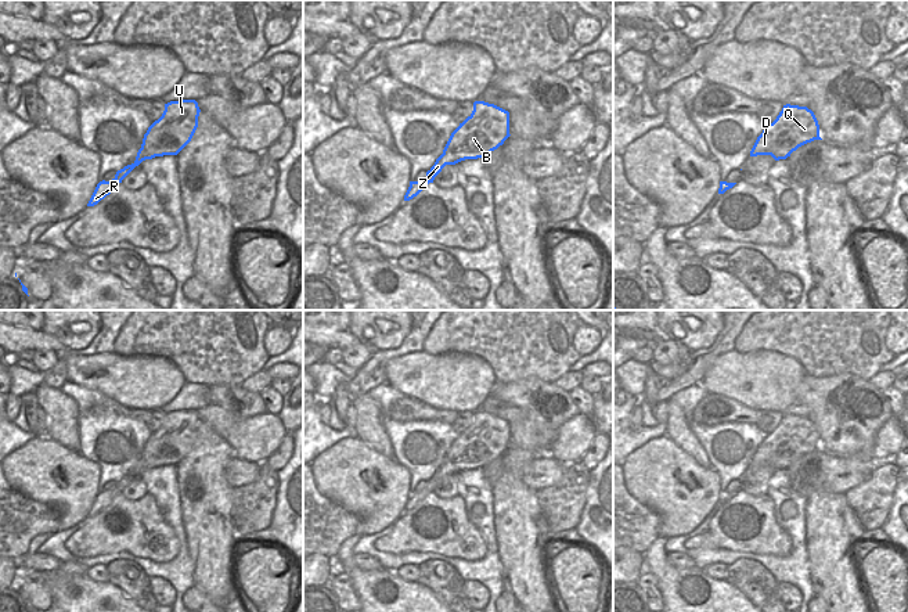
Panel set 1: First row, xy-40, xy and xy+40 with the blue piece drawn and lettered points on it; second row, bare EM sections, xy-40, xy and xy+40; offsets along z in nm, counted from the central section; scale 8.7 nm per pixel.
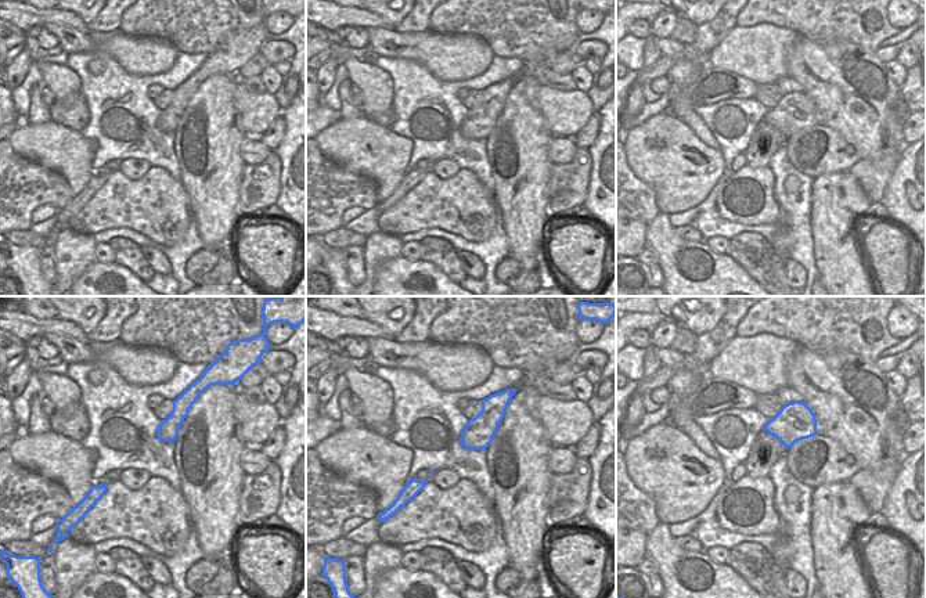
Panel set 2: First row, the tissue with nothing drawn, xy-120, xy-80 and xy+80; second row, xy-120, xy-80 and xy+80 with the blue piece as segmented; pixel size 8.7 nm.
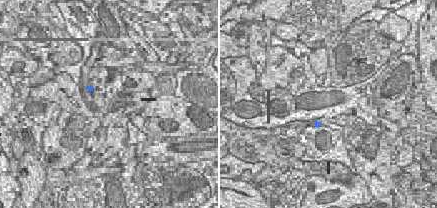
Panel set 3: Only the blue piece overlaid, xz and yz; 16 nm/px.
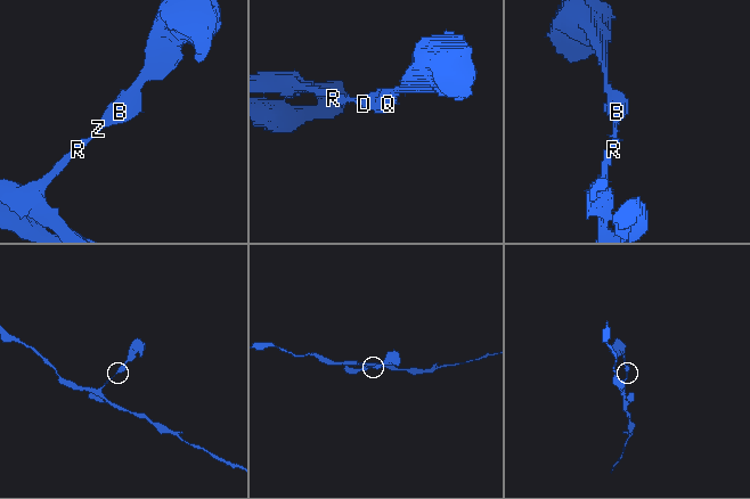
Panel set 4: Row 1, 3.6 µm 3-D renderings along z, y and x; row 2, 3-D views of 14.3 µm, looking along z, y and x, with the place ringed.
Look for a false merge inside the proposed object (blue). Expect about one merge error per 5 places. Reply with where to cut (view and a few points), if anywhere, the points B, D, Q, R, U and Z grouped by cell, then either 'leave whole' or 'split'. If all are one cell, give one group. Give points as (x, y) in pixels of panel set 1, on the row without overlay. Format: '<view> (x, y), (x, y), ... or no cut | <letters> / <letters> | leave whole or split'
no cut | B D Q R U Z | leave whole

